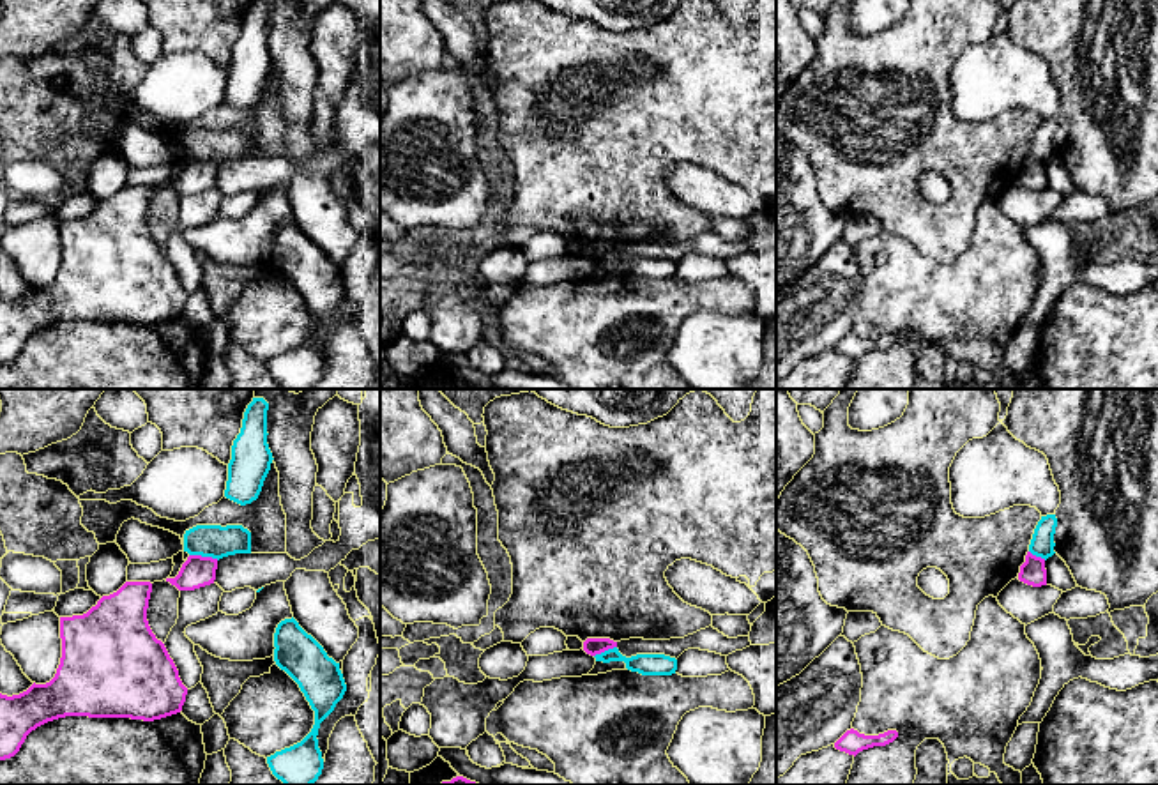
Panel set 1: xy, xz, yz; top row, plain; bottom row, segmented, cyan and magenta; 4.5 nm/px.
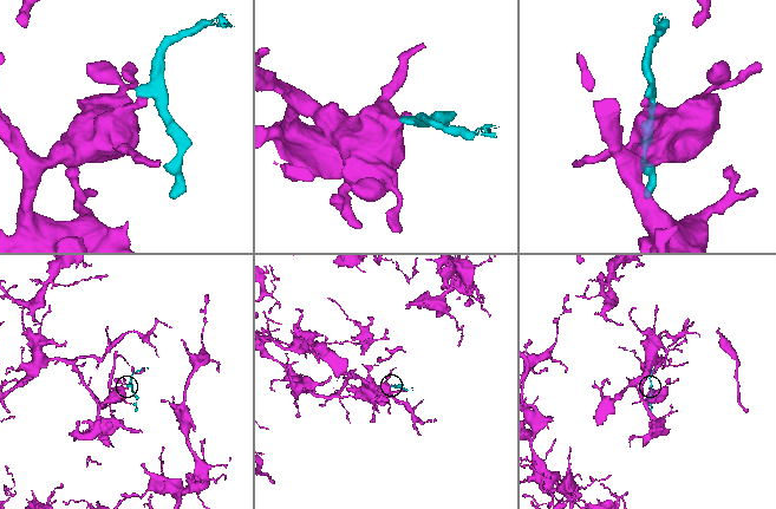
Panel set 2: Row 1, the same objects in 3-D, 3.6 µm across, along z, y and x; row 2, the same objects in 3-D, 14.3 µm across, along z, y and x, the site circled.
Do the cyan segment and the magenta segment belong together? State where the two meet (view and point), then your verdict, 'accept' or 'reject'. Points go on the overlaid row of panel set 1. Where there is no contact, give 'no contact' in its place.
meets cyan in xy at (204, 556); reject

